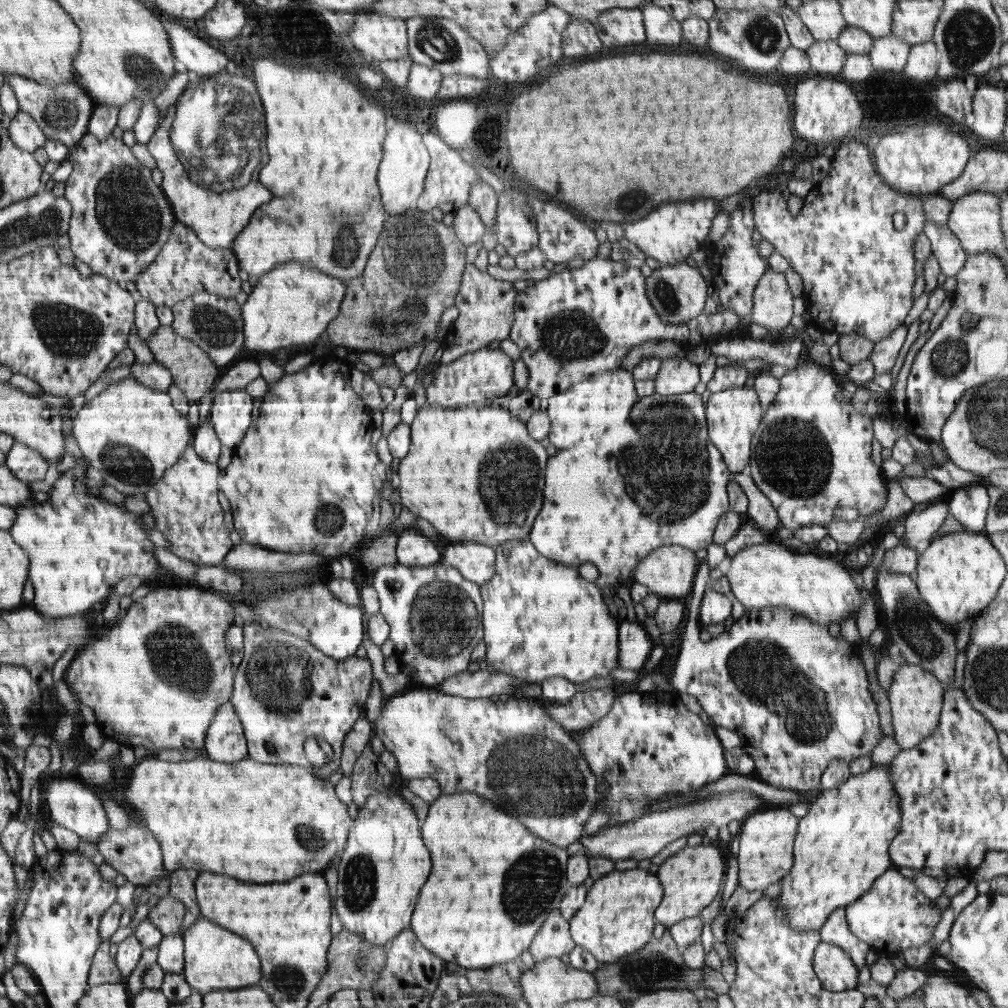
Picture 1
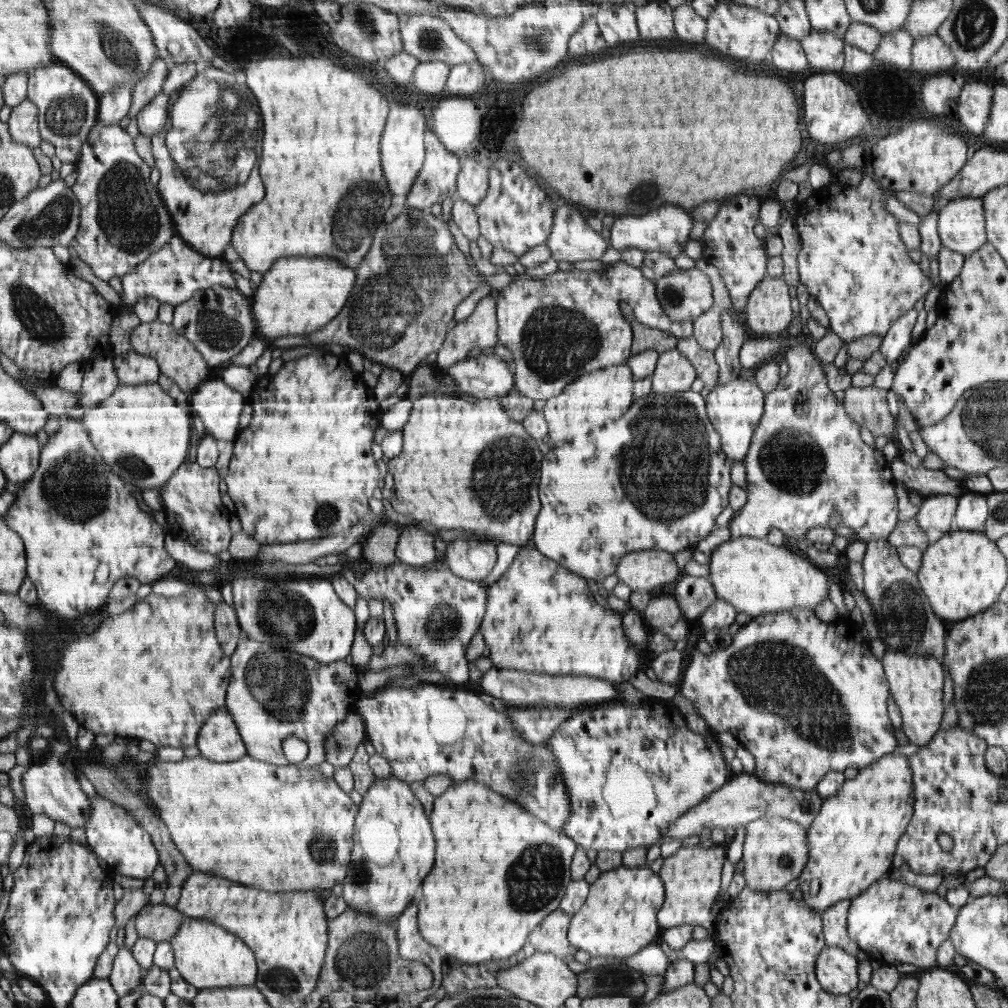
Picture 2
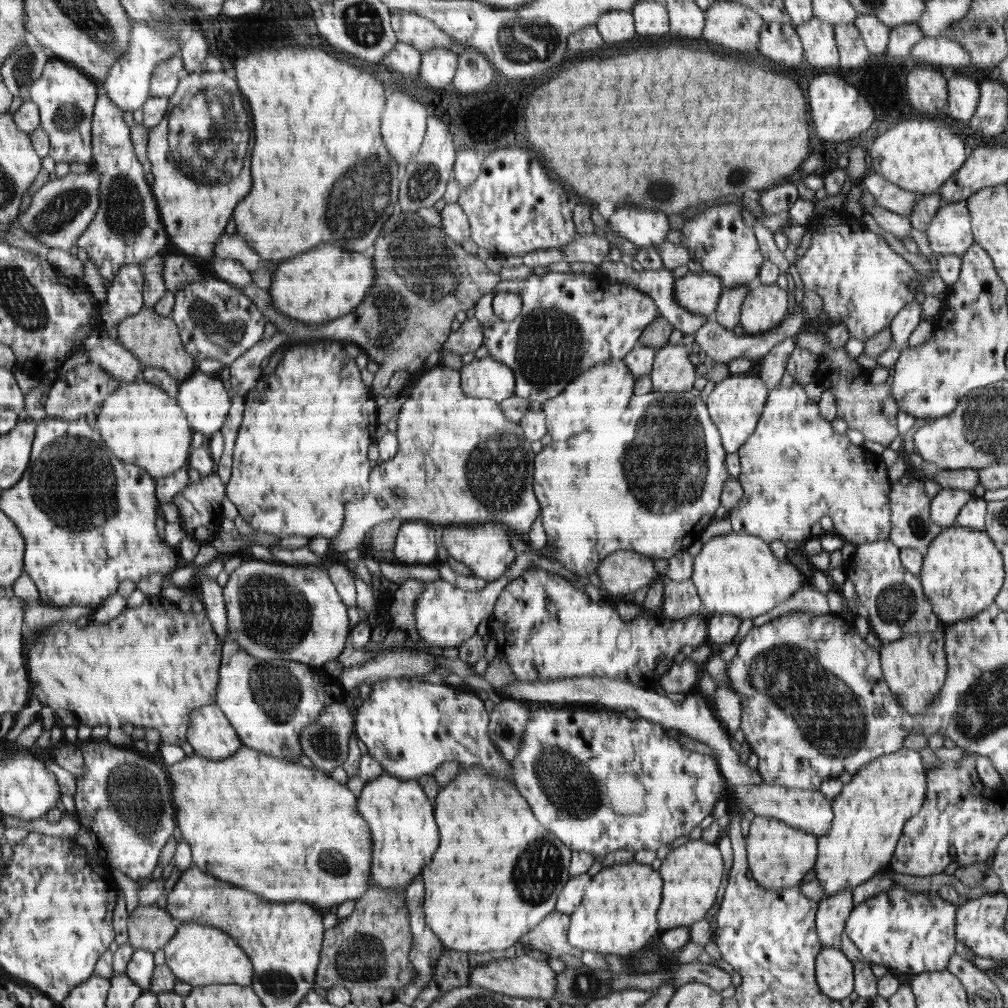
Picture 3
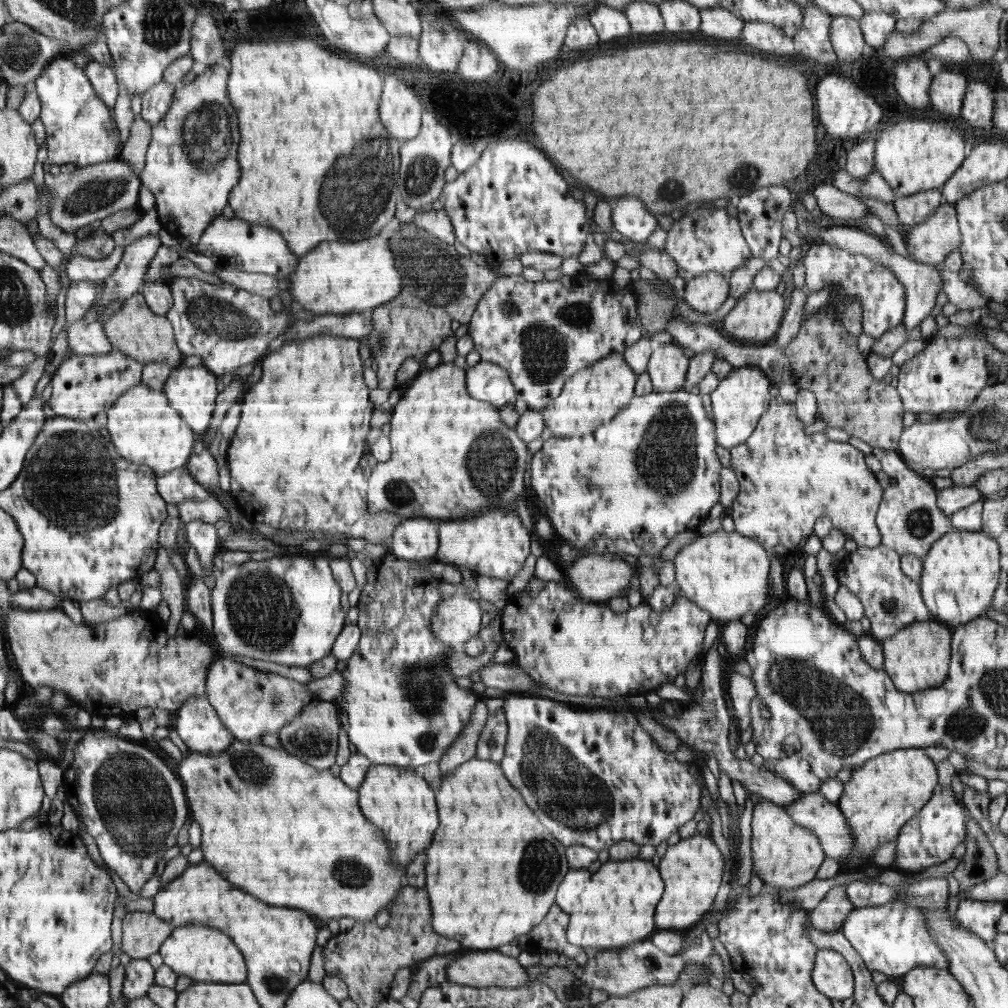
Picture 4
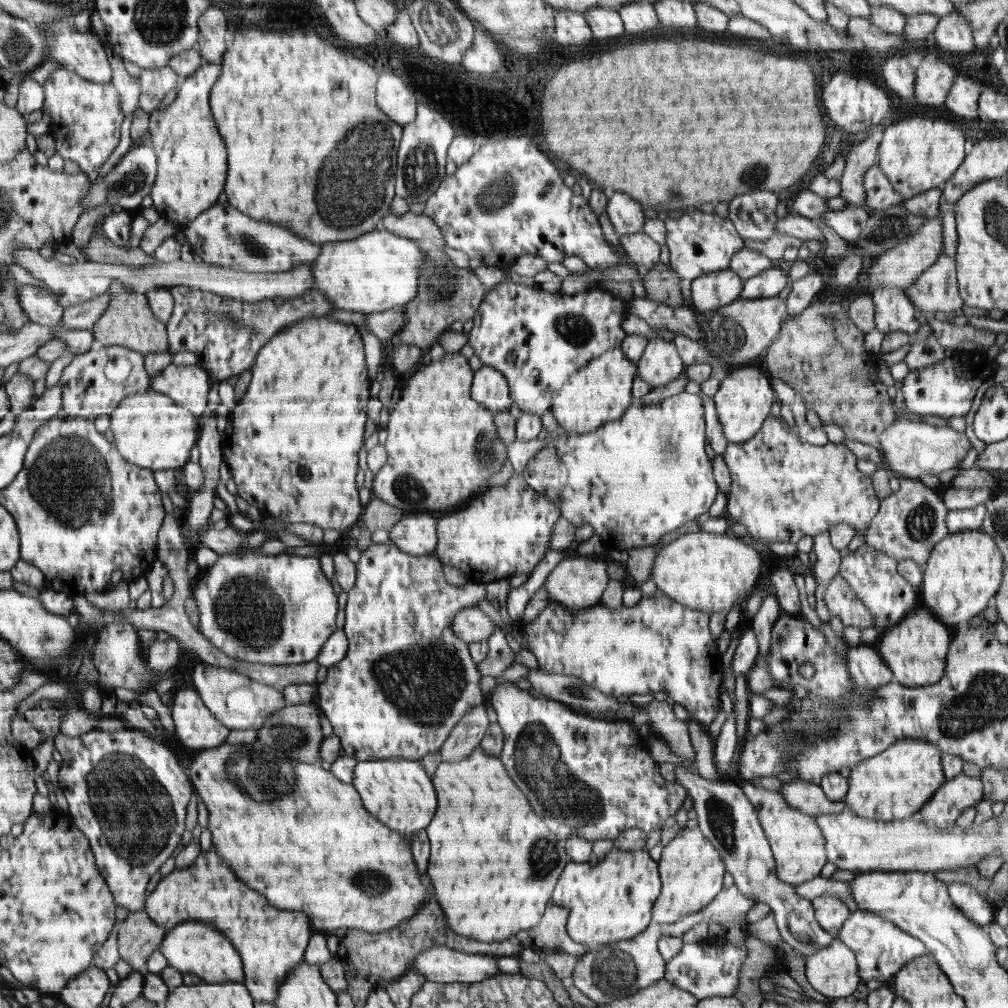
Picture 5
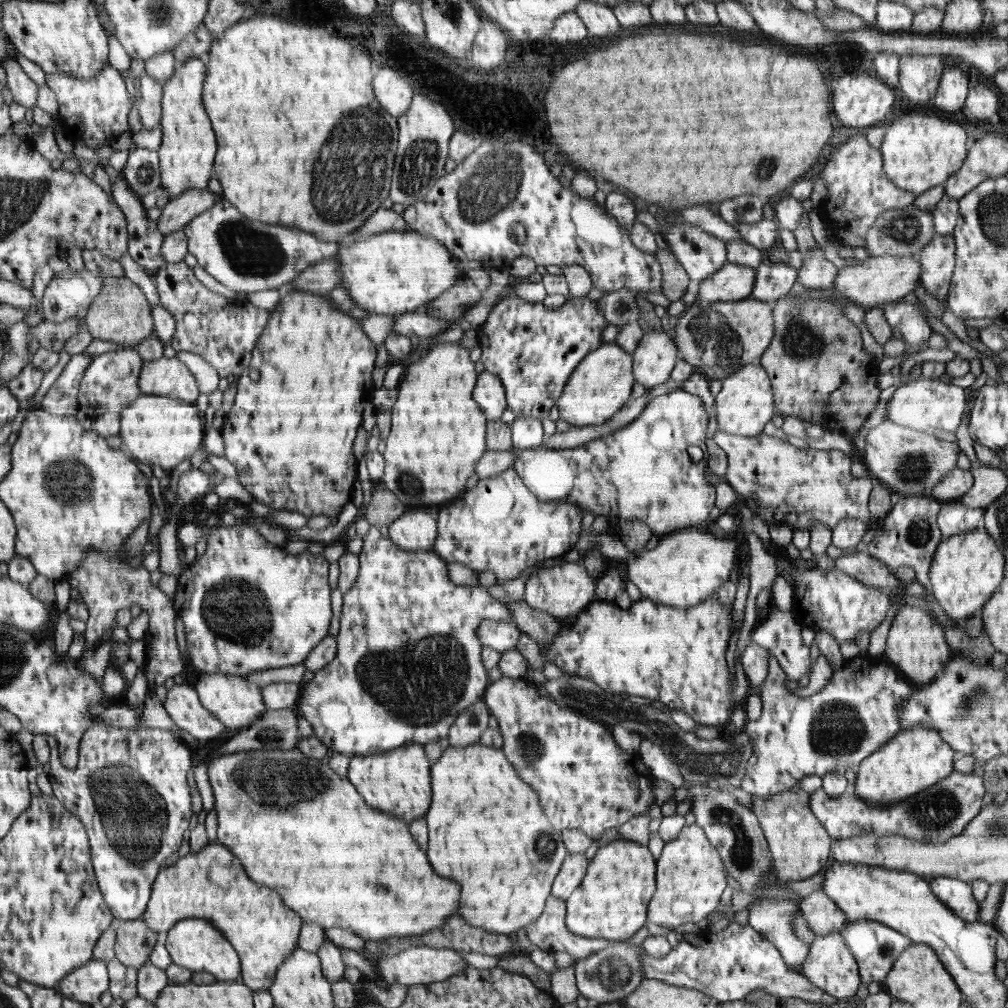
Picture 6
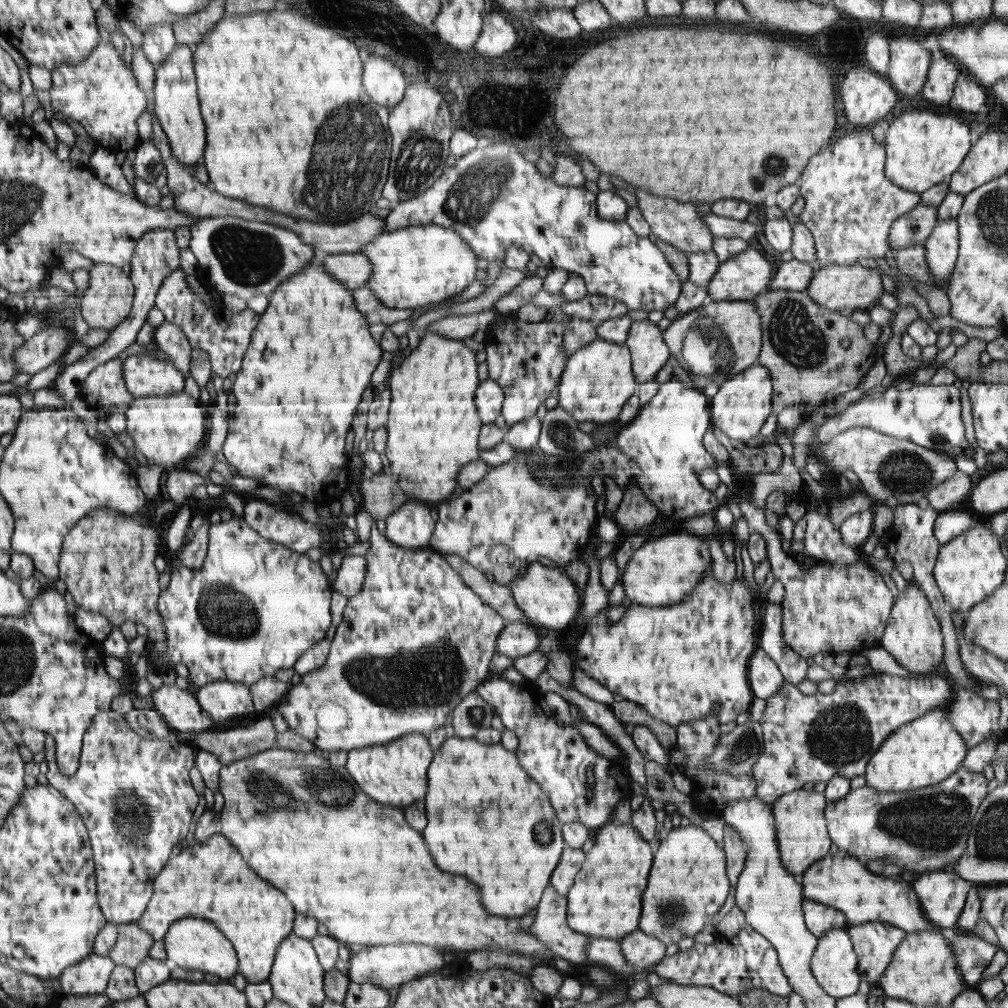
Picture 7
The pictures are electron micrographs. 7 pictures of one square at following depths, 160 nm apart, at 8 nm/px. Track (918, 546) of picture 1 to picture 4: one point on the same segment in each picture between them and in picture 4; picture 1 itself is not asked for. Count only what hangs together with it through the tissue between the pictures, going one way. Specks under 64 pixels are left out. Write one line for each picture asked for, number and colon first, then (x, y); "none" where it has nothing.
2: (936, 516)
3: (946, 504)
4: (951, 499)

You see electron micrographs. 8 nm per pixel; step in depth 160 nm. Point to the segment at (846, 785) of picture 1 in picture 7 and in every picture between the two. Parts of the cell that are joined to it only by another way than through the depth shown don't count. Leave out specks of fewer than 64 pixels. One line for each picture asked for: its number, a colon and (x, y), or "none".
2: (852, 842)
3: (869, 813)
4: (888, 790)
5: (893, 785)
6: (914, 759)
7: (926, 751)

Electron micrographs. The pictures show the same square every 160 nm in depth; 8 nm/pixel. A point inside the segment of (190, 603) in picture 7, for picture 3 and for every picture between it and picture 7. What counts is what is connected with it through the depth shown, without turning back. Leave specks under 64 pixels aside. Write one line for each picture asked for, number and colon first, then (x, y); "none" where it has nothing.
3: (277, 611)
4: (287, 610)
5: (276, 610)
6: (247, 605)

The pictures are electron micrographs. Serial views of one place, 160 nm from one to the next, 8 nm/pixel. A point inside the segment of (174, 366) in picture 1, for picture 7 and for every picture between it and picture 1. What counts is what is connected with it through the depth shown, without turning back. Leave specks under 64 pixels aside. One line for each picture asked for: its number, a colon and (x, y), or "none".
2: (177, 358)
3: (155, 340)
4: (136, 330)
5: (129, 322)
6: (121, 313)
7: (107, 301)

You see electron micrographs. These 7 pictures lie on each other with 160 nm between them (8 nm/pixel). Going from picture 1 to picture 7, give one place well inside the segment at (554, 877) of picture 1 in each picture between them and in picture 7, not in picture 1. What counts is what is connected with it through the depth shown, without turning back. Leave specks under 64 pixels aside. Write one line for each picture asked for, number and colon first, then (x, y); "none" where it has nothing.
2: (480, 903)
3: (499, 872)
4: (493, 871)
5: (512, 861)
6: (508, 869)
7: (513, 866)

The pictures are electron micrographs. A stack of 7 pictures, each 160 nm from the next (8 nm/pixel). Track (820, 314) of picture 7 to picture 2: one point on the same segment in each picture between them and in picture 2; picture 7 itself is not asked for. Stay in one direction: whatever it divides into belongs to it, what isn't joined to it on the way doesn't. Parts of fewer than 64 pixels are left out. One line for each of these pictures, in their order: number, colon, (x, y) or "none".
2: (867, 406)
3: (872, 409)
4: (824, 358)
5: (820, 353)
6: (819, 371)

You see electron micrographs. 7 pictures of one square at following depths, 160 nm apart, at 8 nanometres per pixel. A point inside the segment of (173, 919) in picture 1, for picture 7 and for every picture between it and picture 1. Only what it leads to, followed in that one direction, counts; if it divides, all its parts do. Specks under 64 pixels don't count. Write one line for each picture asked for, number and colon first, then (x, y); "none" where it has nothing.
2: (160, 922)
3: (149, 928)
4: (143, 932)
5: (139, 935)
6: (135, 940)
7: (133, 943)

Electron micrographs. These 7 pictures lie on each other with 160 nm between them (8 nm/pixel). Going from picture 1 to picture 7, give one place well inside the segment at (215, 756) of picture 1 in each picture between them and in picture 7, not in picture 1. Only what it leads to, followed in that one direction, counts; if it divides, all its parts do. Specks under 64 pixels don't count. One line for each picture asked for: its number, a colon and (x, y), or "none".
2: (219, 740)
3: (211, 735)
4: (197, 723)
5: (196, 727)
6: (184, 706)
7: (179, 708)

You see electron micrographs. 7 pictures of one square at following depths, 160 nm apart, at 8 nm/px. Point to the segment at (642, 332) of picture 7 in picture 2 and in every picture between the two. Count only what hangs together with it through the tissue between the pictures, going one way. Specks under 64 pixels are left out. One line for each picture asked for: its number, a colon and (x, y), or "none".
2: (674, 372)
3: (673, 368)
4: (667, 366)
5: (660, 363)
6: (656, 355)

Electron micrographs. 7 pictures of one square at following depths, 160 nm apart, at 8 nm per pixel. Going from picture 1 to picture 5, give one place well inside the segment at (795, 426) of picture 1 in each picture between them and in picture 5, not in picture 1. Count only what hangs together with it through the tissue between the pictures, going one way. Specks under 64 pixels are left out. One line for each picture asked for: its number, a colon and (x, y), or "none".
2: (806, 460)
3: (798, 474)
4: (788, 479)
5: (782, 489)

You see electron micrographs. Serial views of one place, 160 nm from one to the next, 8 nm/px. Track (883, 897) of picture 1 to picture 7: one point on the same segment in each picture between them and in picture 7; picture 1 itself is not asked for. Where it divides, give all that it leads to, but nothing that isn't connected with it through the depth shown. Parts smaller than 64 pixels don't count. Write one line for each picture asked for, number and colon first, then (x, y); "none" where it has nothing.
2: (893, 922)
3: (911, 932)
4: (892, 938)
5: (881, 948)
6: (875, 946)
7: (875, 942)

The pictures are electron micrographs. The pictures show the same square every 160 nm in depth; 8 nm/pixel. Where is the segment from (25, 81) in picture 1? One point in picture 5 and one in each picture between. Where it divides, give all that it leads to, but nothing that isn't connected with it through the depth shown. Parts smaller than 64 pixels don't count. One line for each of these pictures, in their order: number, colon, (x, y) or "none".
2: (67, 106)
3: (65, 97)
4: (79, 130)
5: (86, 117)

